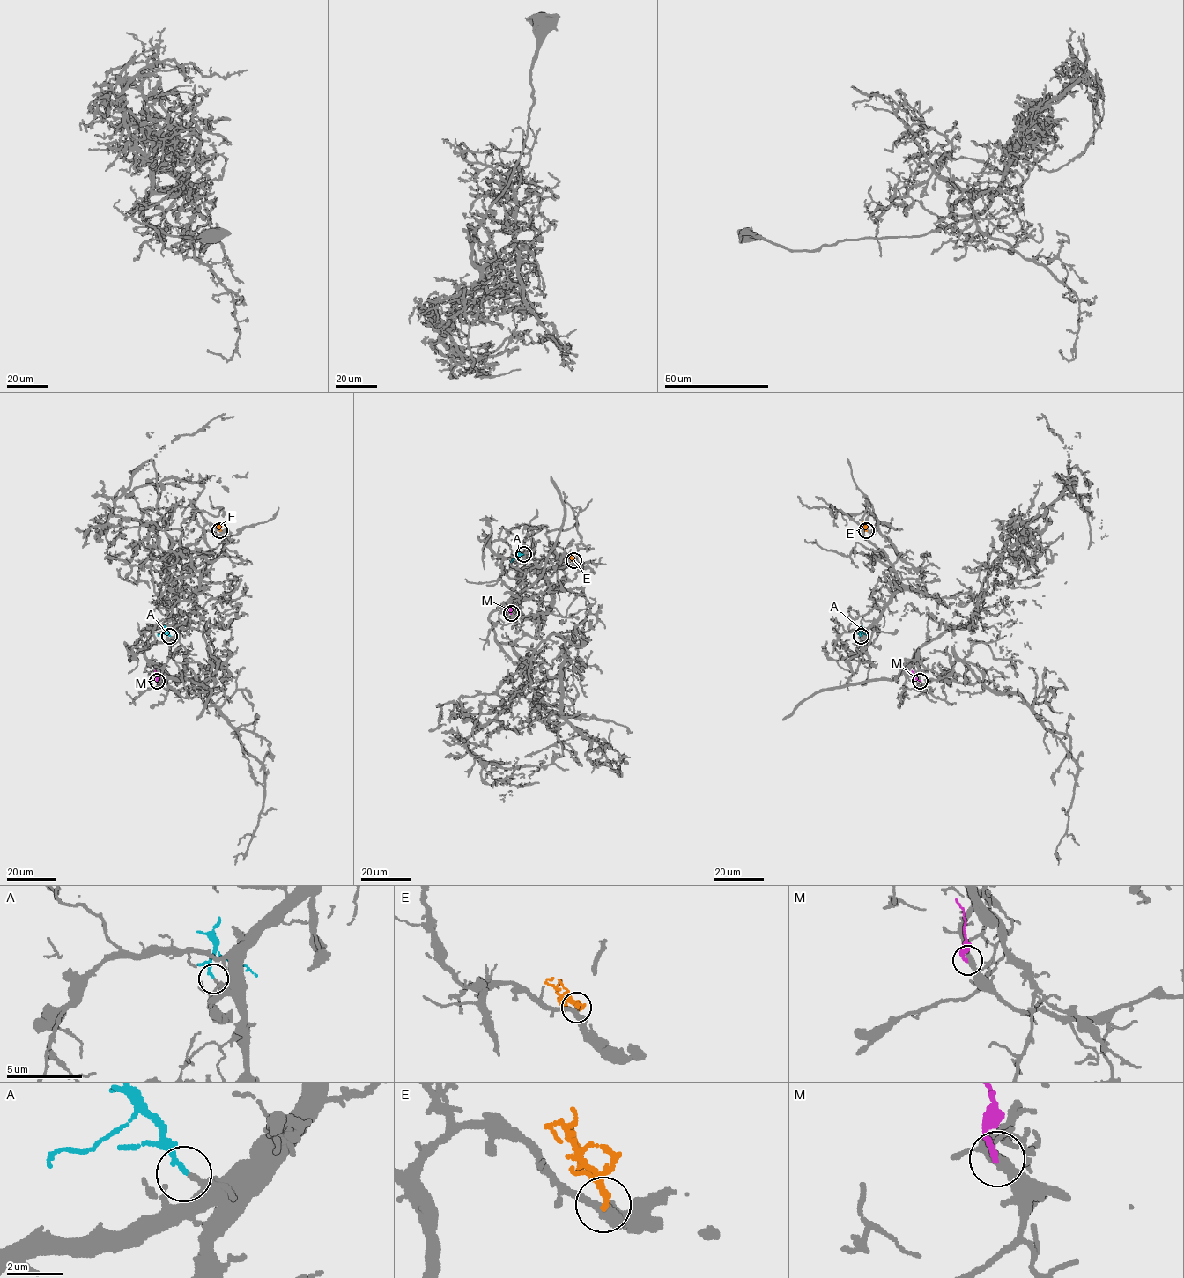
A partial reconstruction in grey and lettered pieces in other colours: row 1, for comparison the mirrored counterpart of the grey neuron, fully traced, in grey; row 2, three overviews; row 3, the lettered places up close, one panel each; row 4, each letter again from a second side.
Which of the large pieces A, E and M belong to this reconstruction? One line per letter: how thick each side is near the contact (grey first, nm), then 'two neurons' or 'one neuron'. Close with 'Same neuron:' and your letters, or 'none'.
A: 200 nm thick on the grey side, 180 nm on the other; one neuron
E: 280 nm thick on the grey side, 220 nm on the other; two neurons
M: 300 nm thick on the grey side, 200 nm on the other; two neurons
Same neuron: A

